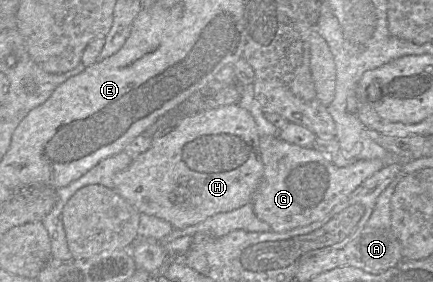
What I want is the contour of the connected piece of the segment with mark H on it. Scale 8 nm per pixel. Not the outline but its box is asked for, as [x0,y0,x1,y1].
[113,105,264,229]

